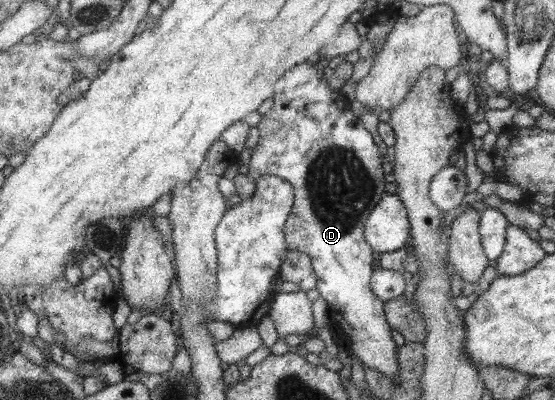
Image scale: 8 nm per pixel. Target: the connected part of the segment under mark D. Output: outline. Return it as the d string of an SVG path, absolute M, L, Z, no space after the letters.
M303 63L288 70L275 84L273 100L274 105L270 108L269 112L263 115L261 121L256 126L260 137L257 146L253 148L251 152L251 159L249 160L248 166L249 172L247 172L245 176L237 174L237 176L233 178L233 182L235 182L235 187L237 189L237 195L239 195L241 200L251 198L255 189L255 181L257 181L257 178L263 177L263 175L279 176L295 186L295 204L292 207L292 214L287 218L283 233L285 233L289 250L307 254L312 261L313 270L319 277L316 289L321 293L323 300L328 302L327 306L329 307L329 317L331 319L329 324L331 324L332 335L338 337L338 344L341 346L346 344L347 340L350 340L351 344L348 350L352 352L351 356L357 356L364 367L375 368L377 372L381 372L383 376L387 376L394 384L395 382L398 383L398 373L401 372L402 369L399 363L399 357L397 356L399 348L391 335L390 326L385 317L385 302L372 291L372 288L369 288L369 280L372 280L372 274L374 273L373 266L371 266L371 264L373 264L373 256L371 256L371 254L373 254L373 249L371 245L365 242L365 238L363 238L363 222L368 221L368 217L376 209L376 205L380 203L385 196L385 180L383 180L383 166L381 166L381 150L379 150L379 146L375 146L375 142L373 142L369 130L365 130L363 121L359 120L359 118L351 112L351 104L339 94L339 90L335 92L335 90L329 86L329 82L327 82L323 70L317 67L315 63Z

